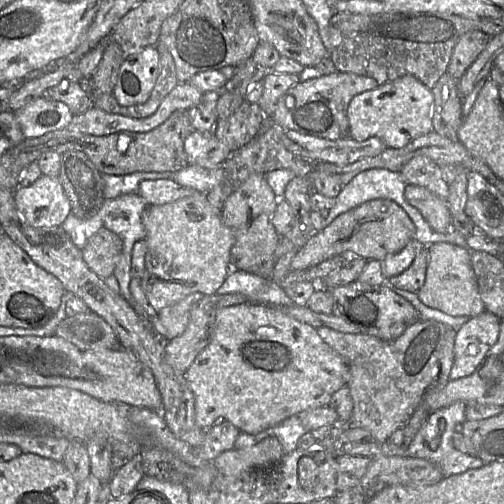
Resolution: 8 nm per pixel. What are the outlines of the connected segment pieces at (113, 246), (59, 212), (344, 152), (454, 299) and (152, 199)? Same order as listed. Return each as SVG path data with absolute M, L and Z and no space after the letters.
M100 228L82 247L83 259L99 277L113 275L123 248L122 238L113 231Z
M42 175L32 184L19 185L13 196L19 213L34 227L62 226L71 213L58 176Z
M287 130L287 137L301 146L301 158L338 166L352 164L366 157L373 157L388 148L378 138L356 141L351 138L328 140Z
M439 242L429 245L428 252L426 280L423 287L417 292L419 300L426 306L451 316L471 318L485 312L471 264L471 251L454 244Z
M167 178L156 180L145 180L138 188L138 194L148 203L164 204L175 202L181 198L193 195L194 189L184 187Z

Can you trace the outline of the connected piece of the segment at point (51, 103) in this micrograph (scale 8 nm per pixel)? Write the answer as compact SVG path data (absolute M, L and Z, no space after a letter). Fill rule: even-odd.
M43 95L14 113L25 138L38 137L63 129L73 117L66 104Z

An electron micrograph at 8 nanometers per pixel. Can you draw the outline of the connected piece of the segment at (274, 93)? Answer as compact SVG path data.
M273 70L267 72L262 80L263 94L257 103L265 117L271 118L280 97L300 81L297 74L278 74Z

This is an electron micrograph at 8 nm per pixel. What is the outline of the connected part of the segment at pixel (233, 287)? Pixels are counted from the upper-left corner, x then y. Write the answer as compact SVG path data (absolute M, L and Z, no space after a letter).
M239 270L230 271L216 294L242 294L250 302L274 307L286 307L293 304L285 290L270 278L264 278Z

